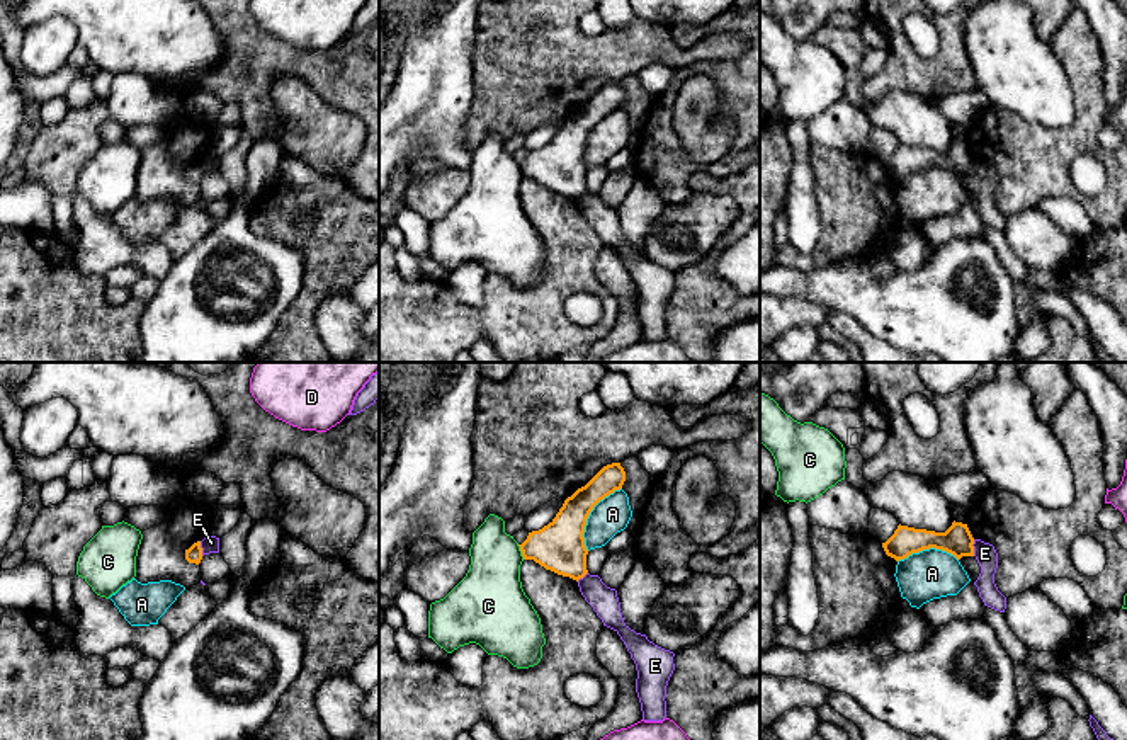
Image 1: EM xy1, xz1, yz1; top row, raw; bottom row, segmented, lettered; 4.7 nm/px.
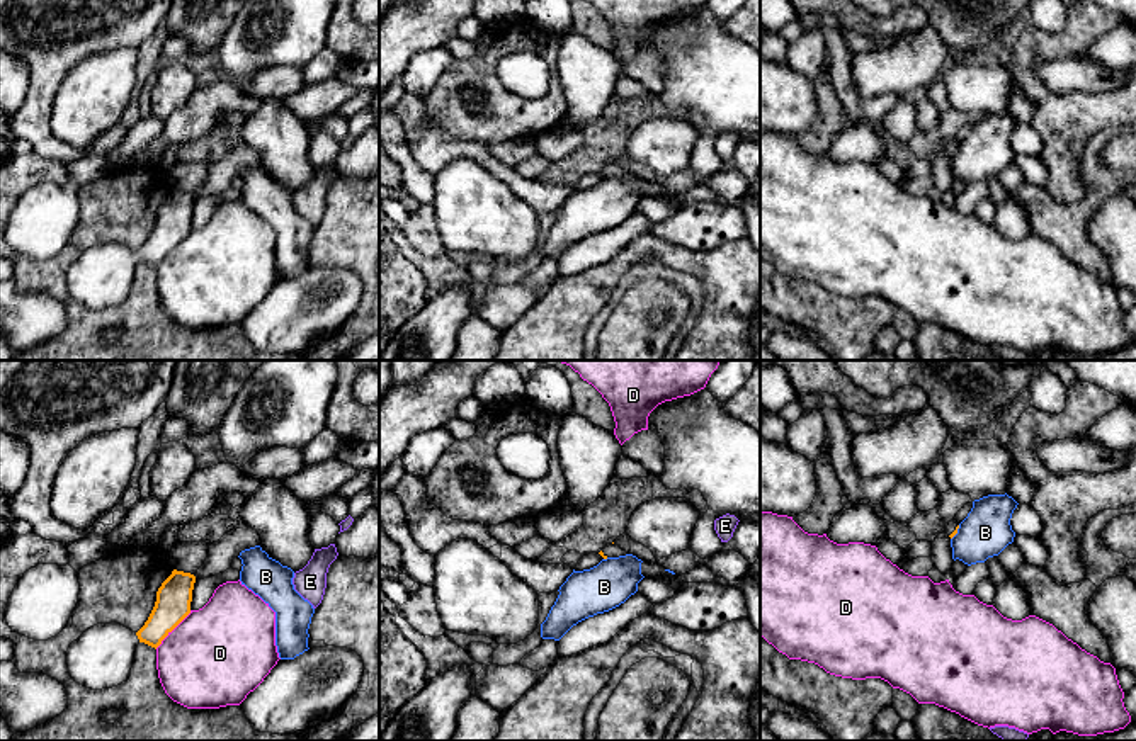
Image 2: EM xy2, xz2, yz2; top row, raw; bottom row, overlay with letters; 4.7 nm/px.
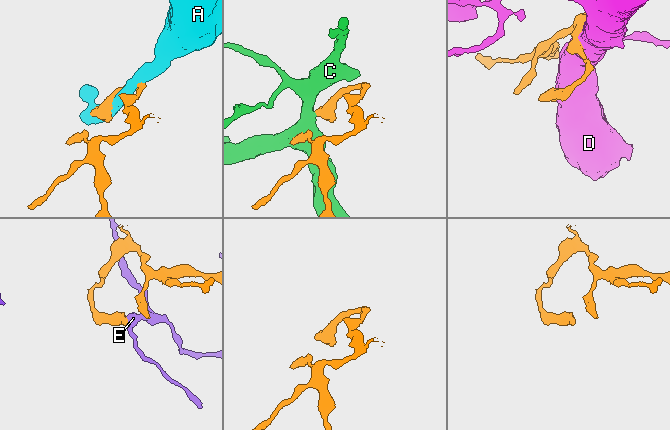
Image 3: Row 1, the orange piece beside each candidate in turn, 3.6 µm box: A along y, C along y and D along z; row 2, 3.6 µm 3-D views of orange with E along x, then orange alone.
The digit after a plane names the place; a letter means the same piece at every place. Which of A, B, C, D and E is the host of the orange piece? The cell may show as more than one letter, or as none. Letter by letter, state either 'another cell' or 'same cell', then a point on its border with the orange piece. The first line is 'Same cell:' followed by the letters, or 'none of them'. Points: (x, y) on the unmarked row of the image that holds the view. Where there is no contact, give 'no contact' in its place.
Same cell: none of them
A: another cell | xz1 (588, 133)
B: another cell | yz2 (956, 152)
C: another cell | xz1 (521, 169)
D: another cell | xy2 (174, 247)
E: another cell | yz1 (973, 167)

